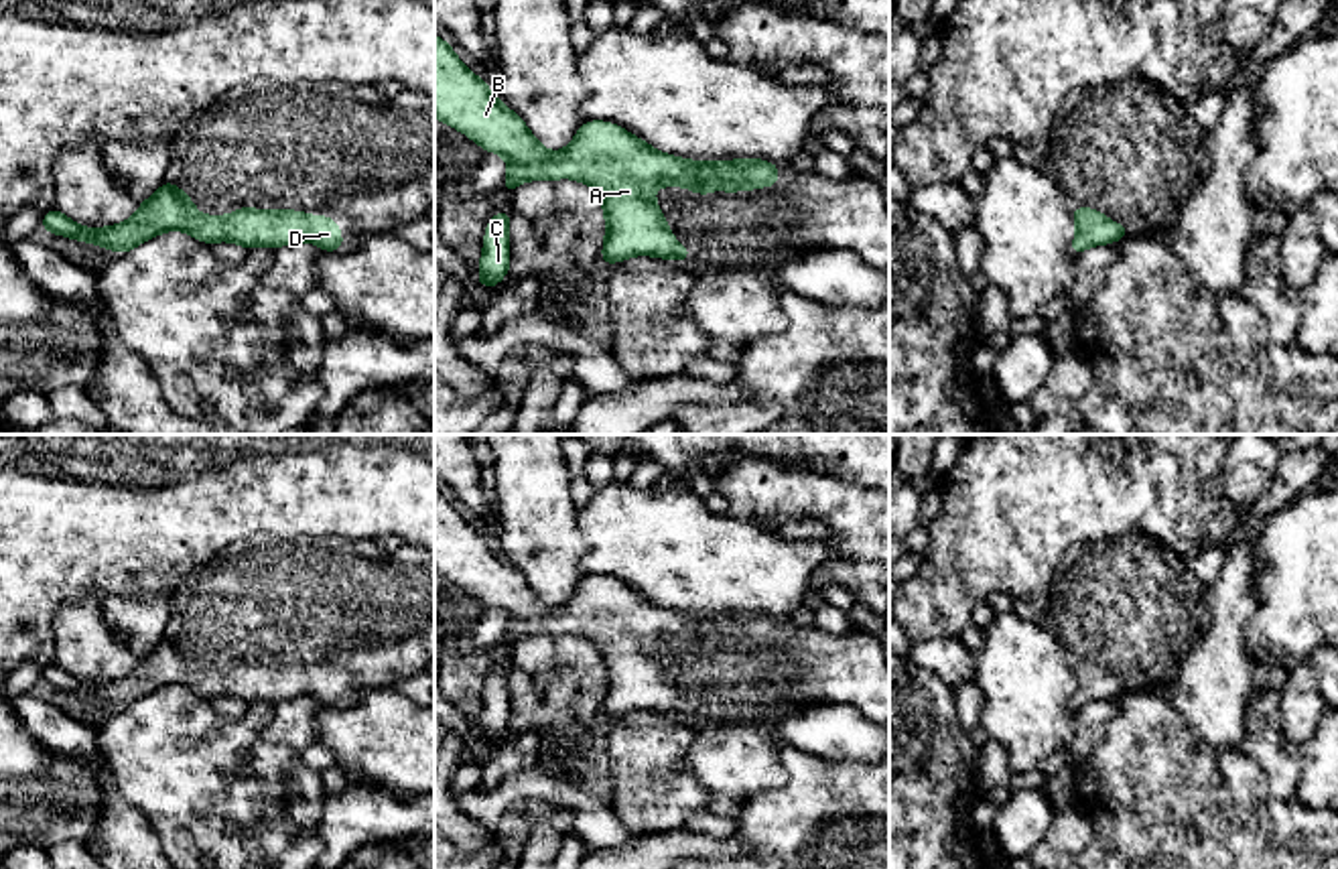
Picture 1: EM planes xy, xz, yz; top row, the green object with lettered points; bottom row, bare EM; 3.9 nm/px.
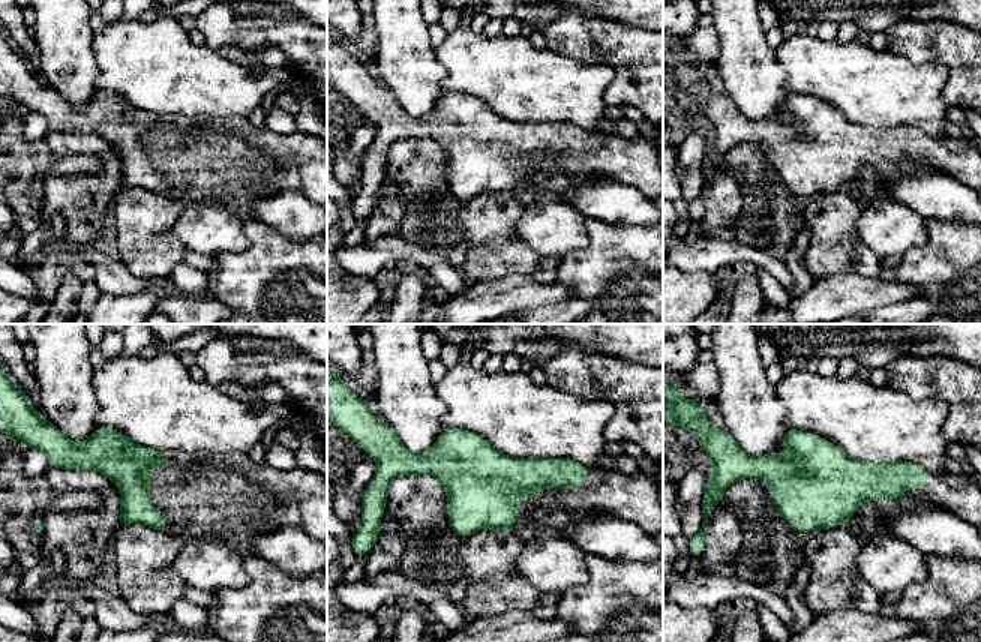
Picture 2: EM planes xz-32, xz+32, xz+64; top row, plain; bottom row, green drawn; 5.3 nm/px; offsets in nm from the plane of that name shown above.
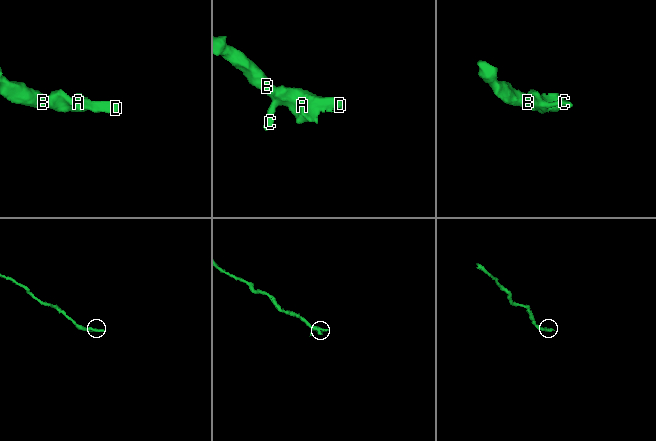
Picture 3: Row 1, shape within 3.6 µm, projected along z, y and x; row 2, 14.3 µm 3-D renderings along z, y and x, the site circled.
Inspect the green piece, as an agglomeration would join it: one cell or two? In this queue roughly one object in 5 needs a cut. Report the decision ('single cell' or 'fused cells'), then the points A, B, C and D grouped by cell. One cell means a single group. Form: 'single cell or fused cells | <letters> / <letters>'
single cell | A B C D

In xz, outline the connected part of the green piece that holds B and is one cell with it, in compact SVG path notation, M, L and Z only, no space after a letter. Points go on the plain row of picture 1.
M437 487L434 573L508 615L499 642L508 650L524 636L575 633L589 640L605 668L603 721L631 711L680 715L688 721L690 703L674 696L674 686L650 648L654 642L688 642L694 650L711 650L721 642L735 650L741 642L753 648L757 642L780 640L780 619L770 615L686 615L601 575L587 575L566 603L550 607Z

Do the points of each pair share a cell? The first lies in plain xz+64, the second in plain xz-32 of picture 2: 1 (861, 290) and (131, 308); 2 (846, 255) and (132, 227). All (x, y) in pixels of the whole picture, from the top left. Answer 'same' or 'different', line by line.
1: same
2: same

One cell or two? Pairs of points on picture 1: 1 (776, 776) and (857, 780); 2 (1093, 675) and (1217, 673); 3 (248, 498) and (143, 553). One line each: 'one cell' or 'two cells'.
1: two cells
2: two cells
3: one cell

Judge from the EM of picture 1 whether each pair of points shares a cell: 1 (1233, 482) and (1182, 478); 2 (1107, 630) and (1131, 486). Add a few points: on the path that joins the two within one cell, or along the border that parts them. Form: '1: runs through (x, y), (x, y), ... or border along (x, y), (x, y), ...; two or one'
1: border along (1223, 455), (1221, 470), (1205, 488), (1243, 512); two
2: border along (1077, 545), (1125, 535), (1150, 535), (1170, 549); two

